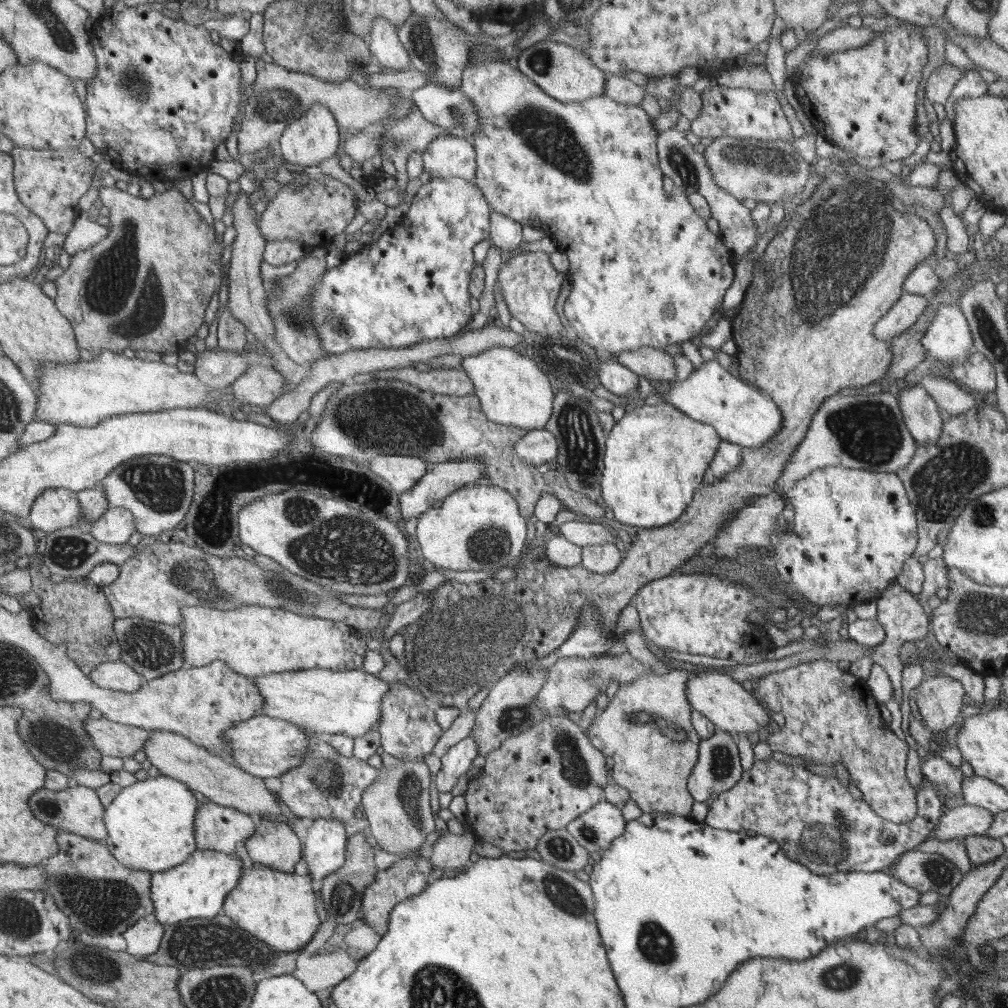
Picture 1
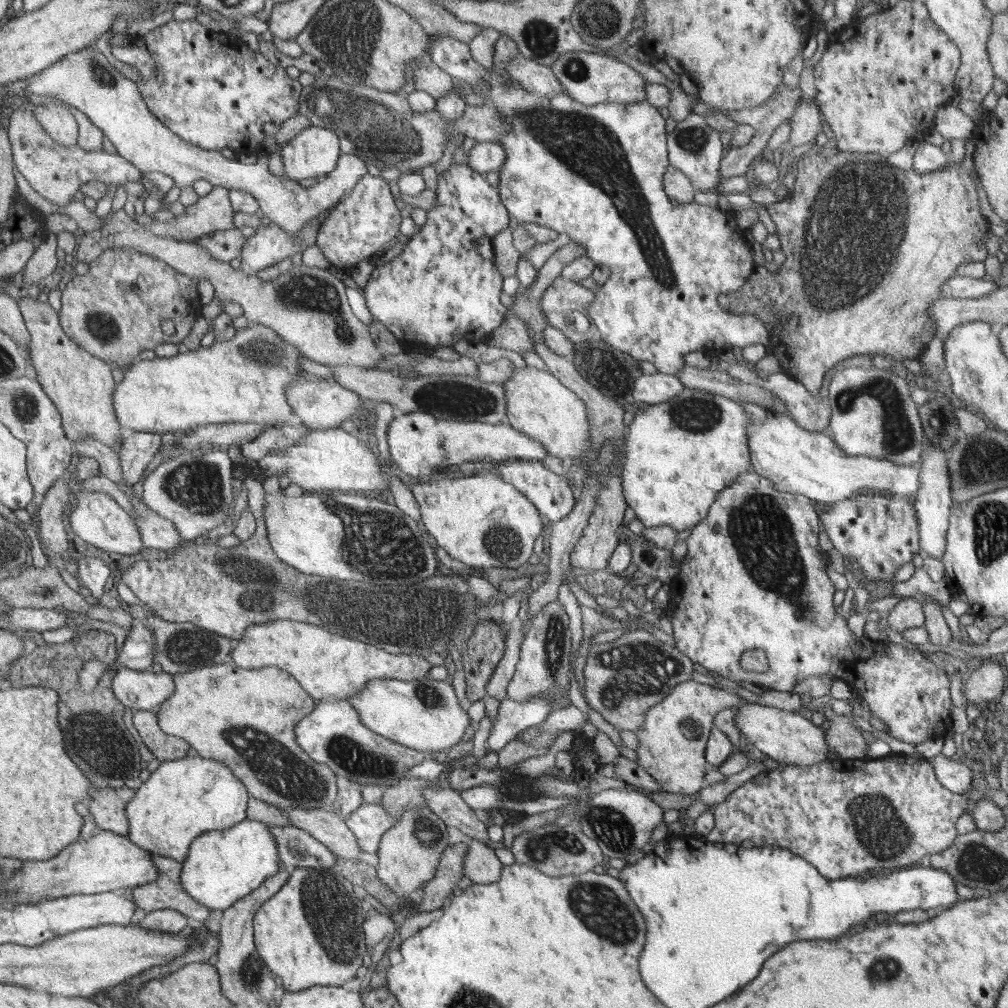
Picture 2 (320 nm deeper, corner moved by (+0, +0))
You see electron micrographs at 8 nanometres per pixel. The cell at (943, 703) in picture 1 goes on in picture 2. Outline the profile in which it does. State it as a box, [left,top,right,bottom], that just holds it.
[962,662,1006,706]

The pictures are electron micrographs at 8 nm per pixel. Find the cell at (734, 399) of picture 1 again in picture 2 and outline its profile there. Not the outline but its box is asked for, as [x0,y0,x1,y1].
[749,409,921,507]

